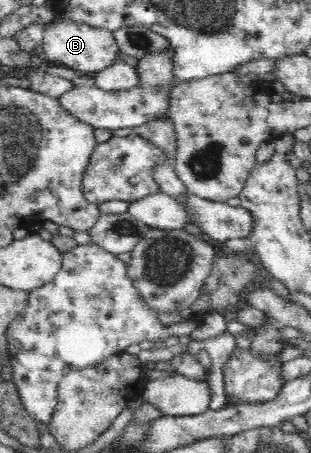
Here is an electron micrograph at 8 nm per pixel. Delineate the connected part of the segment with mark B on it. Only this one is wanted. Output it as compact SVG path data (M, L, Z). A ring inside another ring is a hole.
M60 23L59 25L47 26L44 29L42 41L45 60L57 61L65 67L73 68L80 74L93 75L109 68L123 60L124 55L118 46L113 31L107 29L95 29L87 25L71 25Z

